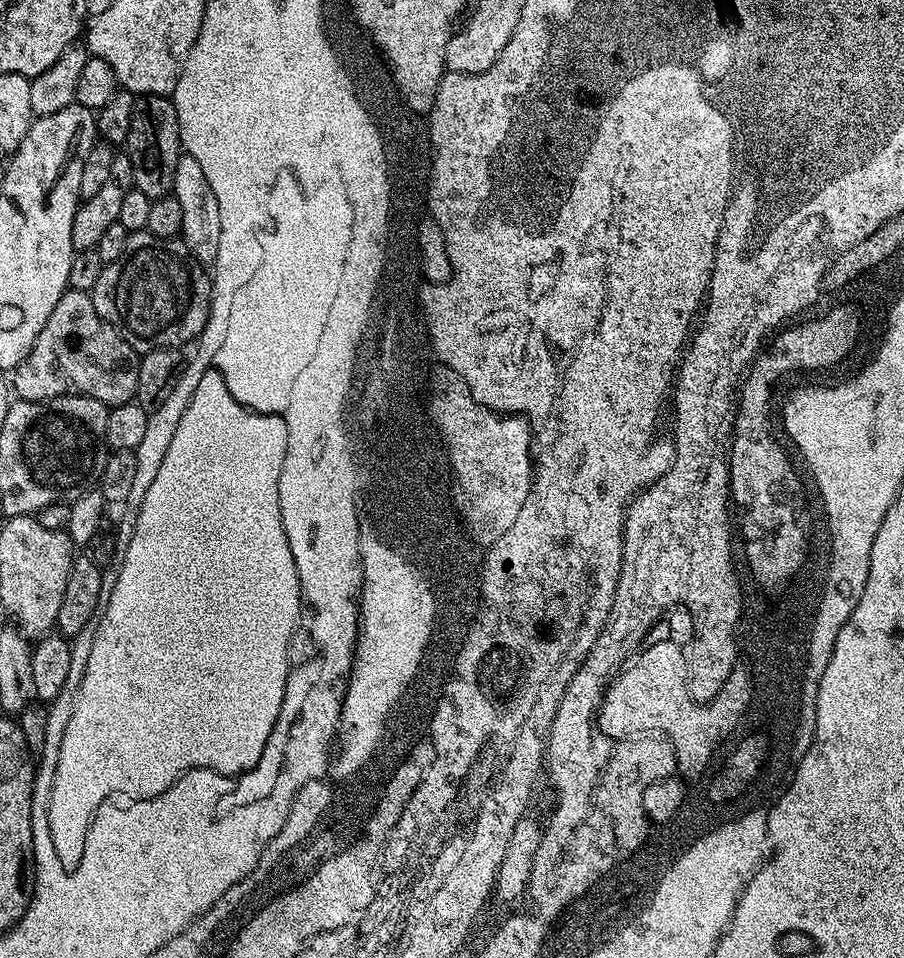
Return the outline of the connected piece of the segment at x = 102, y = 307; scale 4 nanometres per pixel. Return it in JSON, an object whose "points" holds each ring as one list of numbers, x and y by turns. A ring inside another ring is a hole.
{"points":[[145,230,129,234,126,250,122,250,121,256,114,258,114,262,104,265,102,278,98,278,98,286,92,288,90,295,94,310,98,310,100,317,118,330,118,334,137,354,156,348,179,349,182,344,191,345,204,331,212,309,212,278,205,265,192,257,183,239,163,240]]}

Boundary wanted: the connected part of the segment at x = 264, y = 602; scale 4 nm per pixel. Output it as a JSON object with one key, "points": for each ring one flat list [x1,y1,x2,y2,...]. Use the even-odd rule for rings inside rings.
{"points":[[209,368,206,374,202,374,178,422,178,430,174,430,174,438,170,438,166,458,162,458,162,466,158,474,154,474,154,482,150,482,146,498,142,498,142,506,134,518,134,534,123,545,122,559,112,581,112,591,107,593,106,603,95,625,94,642,90,646,90,658,86,658,86,670,82,674,82,686,74,702,74,714,70,714,70,723,62,734,50,790,48,821,54,851,58,858,62,858,62,866,67,872,74,871,80,865,78,858,82,858,84,853,86,834,98,805,109,798,119,797,116,796,119,792,124,798,149,800,165,792,191,768,205,768,226,777,238,777,255,766,262,758,268,741,273,739,282,720,280,711,284,708,284,712,286,708,284,691,290,671,288,647,302,620,300,579,294,566,292,544,286,542,285,513,282,511,282,477,286,472,287,459,288,431,284,419,275,414,253,412,239,404,234,394,230,394,224,375,218,369]]}

